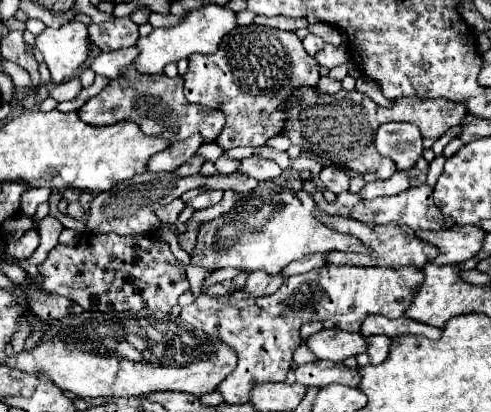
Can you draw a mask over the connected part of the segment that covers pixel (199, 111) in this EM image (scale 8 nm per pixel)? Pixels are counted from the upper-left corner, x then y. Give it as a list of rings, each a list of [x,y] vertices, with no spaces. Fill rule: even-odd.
[[[129,64],[129,68],[125,68],[125,72],[117,76],[117,80],[111,80],[97,96],[87,100],[77,112],[83,122],[93,126],[109,126],[121,120],[133,120],[145,134],[163,136],[171,142],[185,140],[195,132],[203,134],[205,142],[213,142],[225,124],[225,116],[219,110],[201,108],[199,104],[189,104],[185,100],[181,76],[145,76],[143,72],[137,72],[133,64]]]

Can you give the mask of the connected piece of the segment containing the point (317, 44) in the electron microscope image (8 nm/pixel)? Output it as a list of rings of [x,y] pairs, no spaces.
[[[309,34],[309,36],[305,36],[305,40],[303,40],[303,46],[305,46],[305,50],[307,50],[307,54],[311,54],[311,56],[315,56],[323,46],[325,46],[325,42],[319,38],[319,36],[313,36],[313,34]]]

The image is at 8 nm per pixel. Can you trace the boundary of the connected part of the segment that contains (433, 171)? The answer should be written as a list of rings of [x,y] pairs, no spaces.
[[[441,154],[441,156],[435,156],[435,160],[429,164],[429,176],[427,176],[427,182],[433,186],[435,182],[437,182],[437,178],[441,176],[441,172],[443,172],[443,164],[445,164],[445,156]]]

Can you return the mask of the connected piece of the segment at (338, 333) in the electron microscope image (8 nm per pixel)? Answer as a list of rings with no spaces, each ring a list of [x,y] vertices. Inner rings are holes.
[[[339,328],[323,330],[307,340],[307,346],[319,360],[343,362],[349,356],[363,354],[367,350],[367,340],[361,332],[345,332]]]

